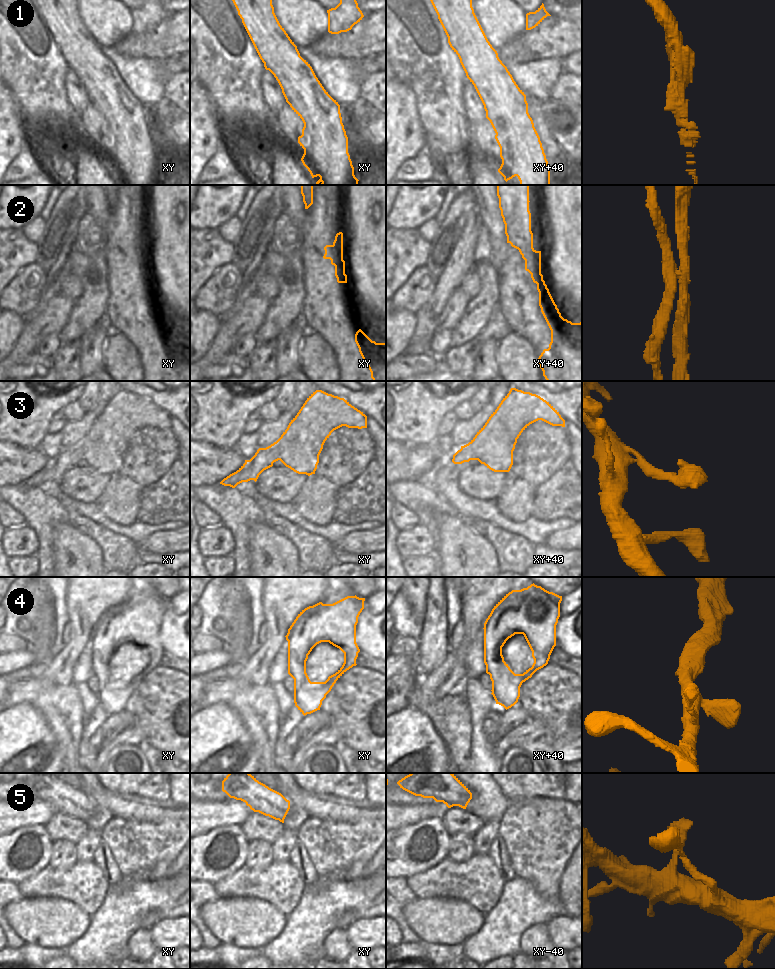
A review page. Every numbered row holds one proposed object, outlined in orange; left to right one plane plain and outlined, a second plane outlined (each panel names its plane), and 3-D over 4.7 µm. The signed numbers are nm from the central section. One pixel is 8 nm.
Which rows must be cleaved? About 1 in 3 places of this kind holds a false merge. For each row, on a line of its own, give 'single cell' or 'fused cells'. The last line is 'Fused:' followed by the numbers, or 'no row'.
1: fused cells
2: fused cells
3: single cell
4: single cell
5: single cell
Fused: 1, 2

